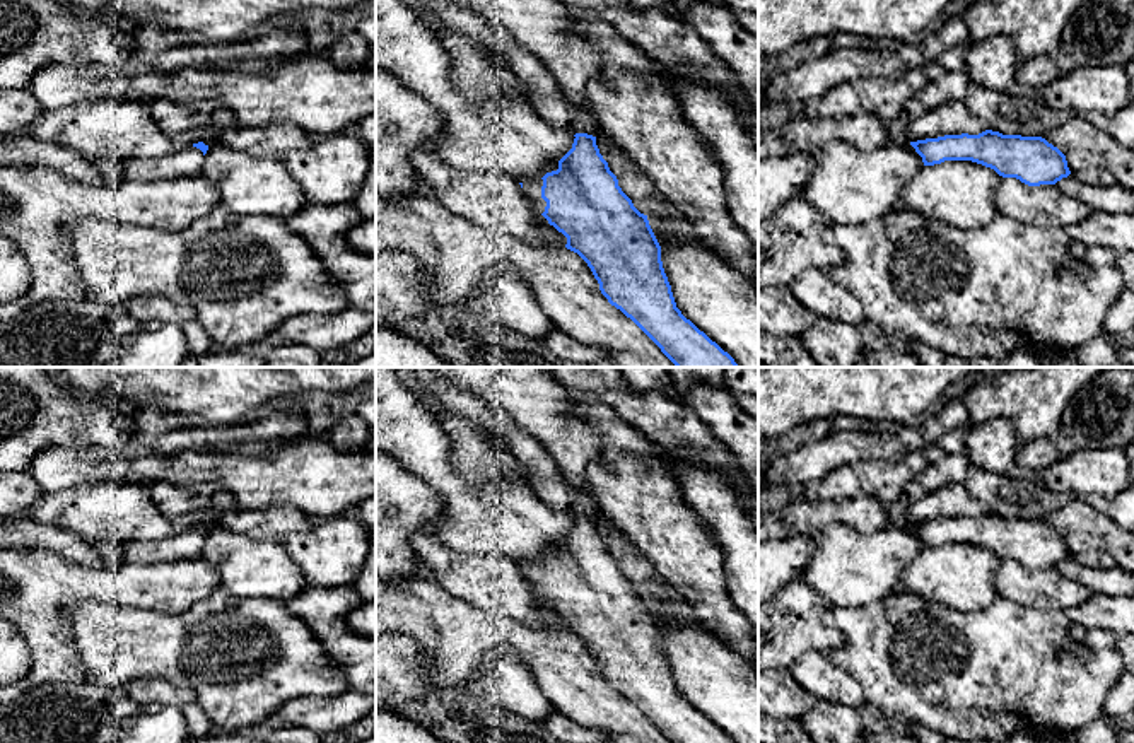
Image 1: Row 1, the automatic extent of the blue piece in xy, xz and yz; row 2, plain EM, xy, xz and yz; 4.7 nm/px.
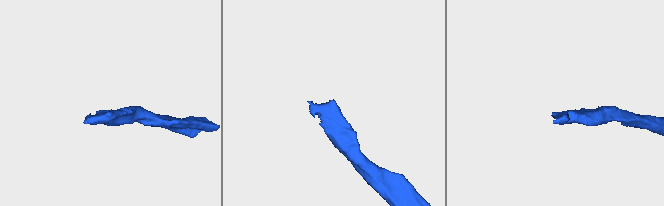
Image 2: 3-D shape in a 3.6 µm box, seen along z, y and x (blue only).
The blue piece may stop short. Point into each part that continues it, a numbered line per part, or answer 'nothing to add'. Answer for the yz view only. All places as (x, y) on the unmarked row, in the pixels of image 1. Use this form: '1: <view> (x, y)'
nothing to add

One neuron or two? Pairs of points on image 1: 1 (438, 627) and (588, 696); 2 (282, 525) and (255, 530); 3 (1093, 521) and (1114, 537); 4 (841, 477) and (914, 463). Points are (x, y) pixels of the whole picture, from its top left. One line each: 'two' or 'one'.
1: one
2: one
3: one
4: one

